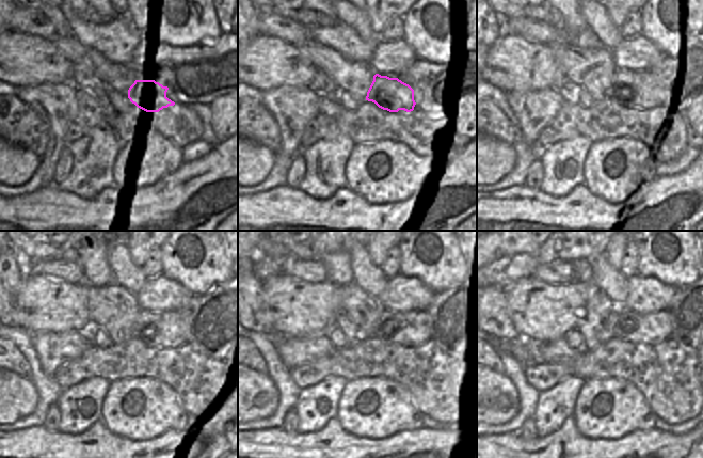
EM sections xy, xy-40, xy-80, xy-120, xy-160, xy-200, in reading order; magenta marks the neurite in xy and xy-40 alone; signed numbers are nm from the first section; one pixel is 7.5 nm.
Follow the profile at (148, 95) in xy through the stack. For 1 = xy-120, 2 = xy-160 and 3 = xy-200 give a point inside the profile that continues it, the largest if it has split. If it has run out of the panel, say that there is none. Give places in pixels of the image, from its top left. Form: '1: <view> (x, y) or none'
1: xy-120 (172, 327)
2: xy-160 (412, 329)
3: xy-200 (653, 329)

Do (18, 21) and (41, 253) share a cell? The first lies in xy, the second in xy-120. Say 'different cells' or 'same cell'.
different cells

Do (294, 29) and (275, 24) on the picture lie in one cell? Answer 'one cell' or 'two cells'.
one cell

